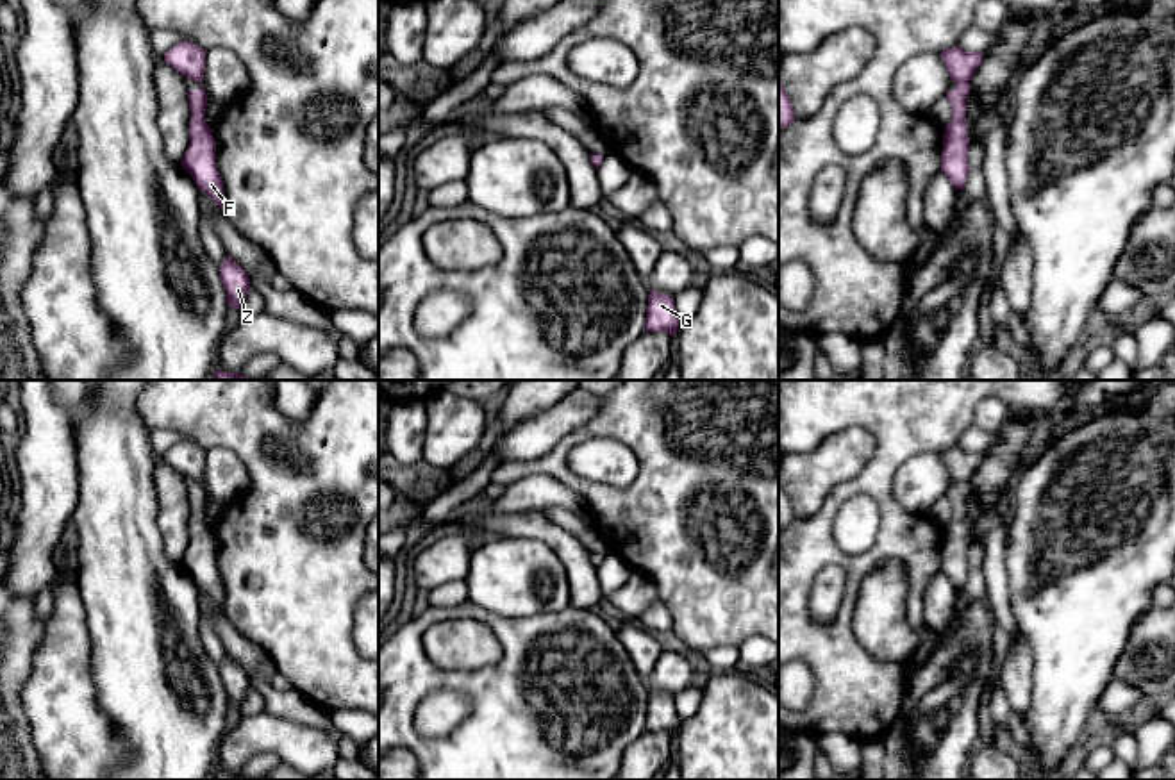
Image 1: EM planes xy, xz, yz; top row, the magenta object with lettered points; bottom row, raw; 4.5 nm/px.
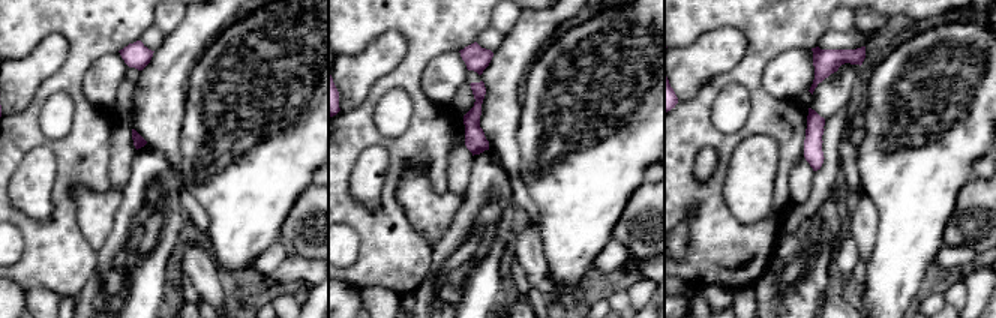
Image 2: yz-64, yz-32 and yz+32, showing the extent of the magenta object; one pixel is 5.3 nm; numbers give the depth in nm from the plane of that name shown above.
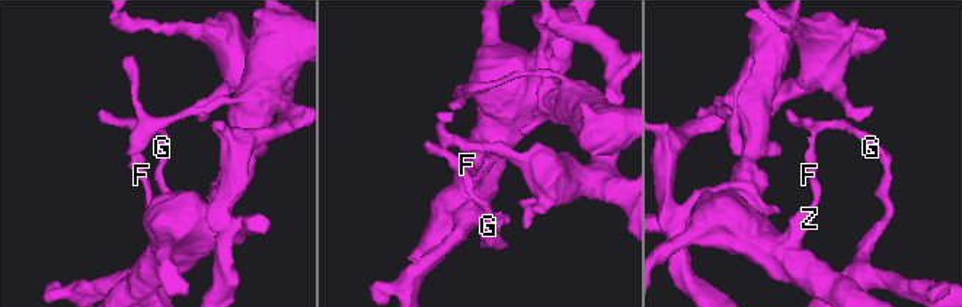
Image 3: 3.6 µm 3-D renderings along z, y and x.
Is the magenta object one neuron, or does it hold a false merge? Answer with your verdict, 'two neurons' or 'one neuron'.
two neurons

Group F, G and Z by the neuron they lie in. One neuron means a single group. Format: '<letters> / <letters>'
F Z / G

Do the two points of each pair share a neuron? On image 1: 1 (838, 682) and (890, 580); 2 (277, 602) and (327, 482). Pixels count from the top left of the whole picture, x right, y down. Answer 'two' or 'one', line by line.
1: two
2: one

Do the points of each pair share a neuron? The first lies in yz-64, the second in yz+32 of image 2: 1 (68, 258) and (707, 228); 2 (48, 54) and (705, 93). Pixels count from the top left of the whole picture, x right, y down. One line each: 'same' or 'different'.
1: same
2: different

